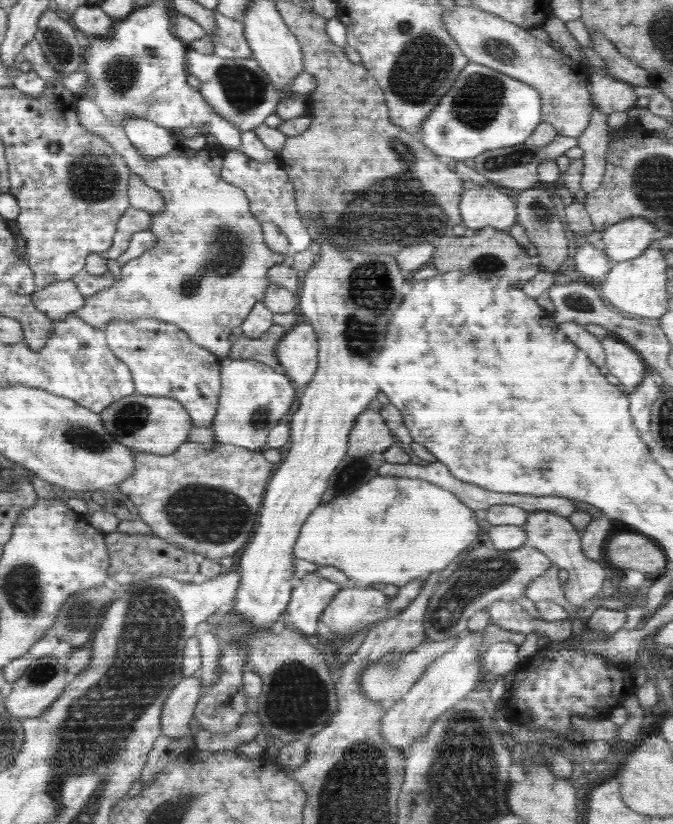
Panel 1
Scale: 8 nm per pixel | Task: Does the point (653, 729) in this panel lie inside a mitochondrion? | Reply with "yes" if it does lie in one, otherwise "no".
no

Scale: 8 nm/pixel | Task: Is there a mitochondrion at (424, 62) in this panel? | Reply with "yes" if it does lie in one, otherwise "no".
yes

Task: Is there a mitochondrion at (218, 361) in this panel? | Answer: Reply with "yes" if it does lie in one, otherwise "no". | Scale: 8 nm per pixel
no

